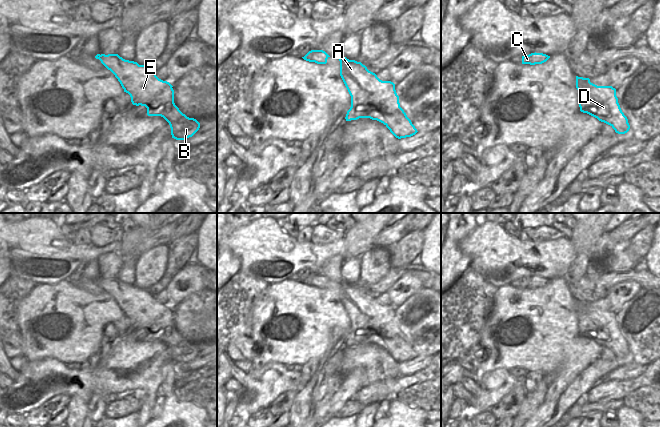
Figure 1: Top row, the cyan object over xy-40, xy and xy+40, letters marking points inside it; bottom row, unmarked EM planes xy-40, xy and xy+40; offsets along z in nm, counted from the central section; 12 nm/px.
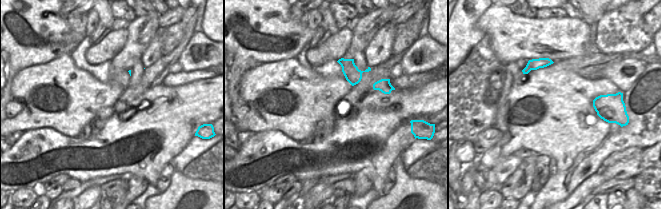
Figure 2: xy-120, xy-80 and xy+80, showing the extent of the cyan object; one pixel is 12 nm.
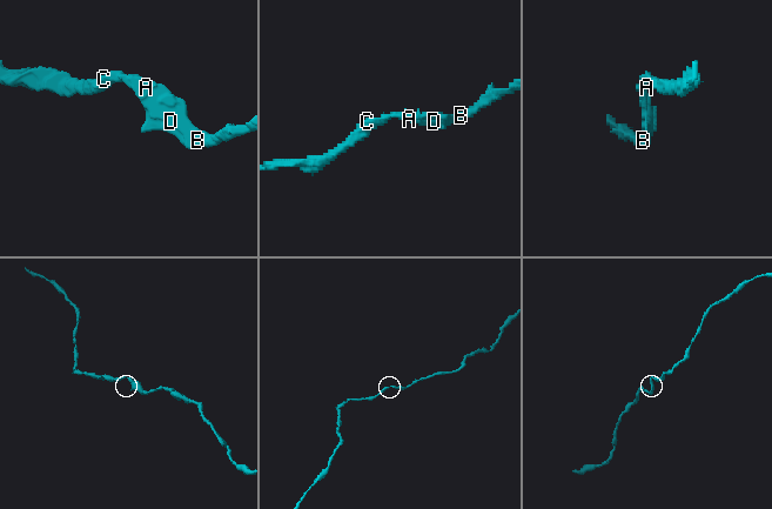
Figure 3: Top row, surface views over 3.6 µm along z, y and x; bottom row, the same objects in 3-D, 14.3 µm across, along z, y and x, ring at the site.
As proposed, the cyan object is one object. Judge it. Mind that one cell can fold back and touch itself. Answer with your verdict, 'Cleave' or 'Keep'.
Keep.

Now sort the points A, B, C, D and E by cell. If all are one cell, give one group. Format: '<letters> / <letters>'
A B C D E

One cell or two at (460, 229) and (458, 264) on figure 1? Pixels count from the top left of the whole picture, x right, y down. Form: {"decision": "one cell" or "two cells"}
{"decision": "one cell"}

